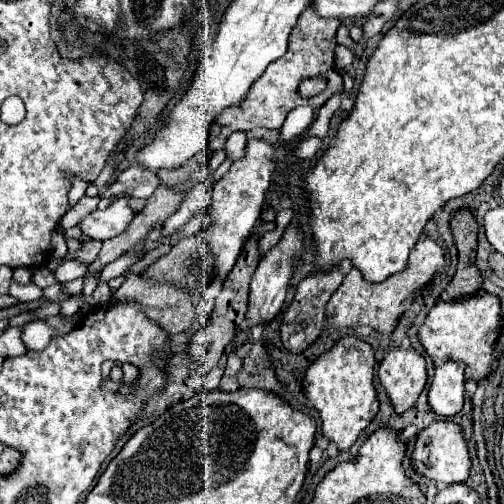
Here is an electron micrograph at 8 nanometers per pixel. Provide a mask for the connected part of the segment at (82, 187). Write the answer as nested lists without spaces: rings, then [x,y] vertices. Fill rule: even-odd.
[[[78,177],[73,178],[71,182],[72,189],[68,194],[70,207],[74,206],[85,195],[86,188],[88,187],[88,183],[83,182]]]

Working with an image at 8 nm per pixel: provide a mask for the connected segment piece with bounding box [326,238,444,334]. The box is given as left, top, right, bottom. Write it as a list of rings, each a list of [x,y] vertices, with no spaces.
[[[420,238],[416,242],[416,248],[412,248],[406,270],[392,274],[380,284],[364,282],[358,270],[350,270],[340,288],[332,294],[332,298],[326,304],[326,322],[334,328],[370,326],[380,334],[390,334],[398,324],[398,316],[402,316],[410,308],[414,292],[424,284],[428,284],[442,266],[444,266],[444,250],[434,240]]]

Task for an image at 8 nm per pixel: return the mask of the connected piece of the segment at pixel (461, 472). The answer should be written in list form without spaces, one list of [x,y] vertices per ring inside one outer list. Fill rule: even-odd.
[[[436,420],[428,428],[420,430],[414,452],[412,452],[412,464],[420,470],[422,476],[426,476],[428,480],[434,480],[442,486],[464,482],[470,474],[472,462],[468,456],[466,440],[462,436],[462,428],[450,420]]]

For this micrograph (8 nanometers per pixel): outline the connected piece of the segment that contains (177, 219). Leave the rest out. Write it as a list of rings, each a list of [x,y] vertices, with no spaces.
[[[198,184],[196,188],[192,188],[188,192],[188,196],[184,198],[184,202],[178,206],[178,210],[164,222],[162,238],[170,236],[178,228],[182,228],[194,214],[198,214],[200,210],[206,210],[208,206],[210,206],[210,192],[208,192],[206,184]]]

